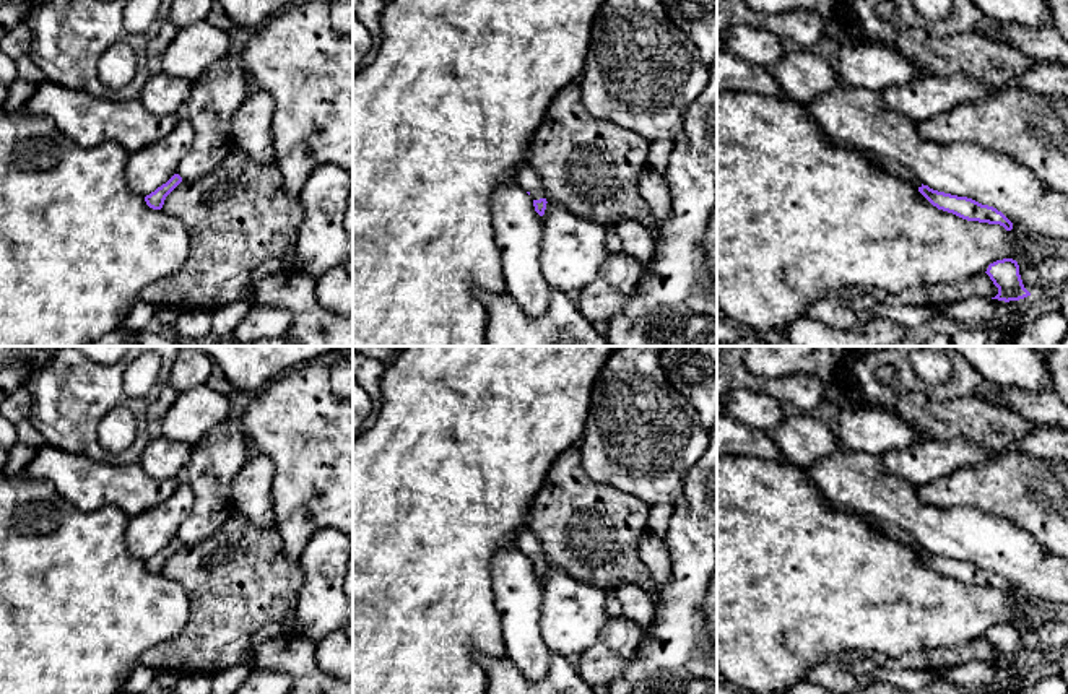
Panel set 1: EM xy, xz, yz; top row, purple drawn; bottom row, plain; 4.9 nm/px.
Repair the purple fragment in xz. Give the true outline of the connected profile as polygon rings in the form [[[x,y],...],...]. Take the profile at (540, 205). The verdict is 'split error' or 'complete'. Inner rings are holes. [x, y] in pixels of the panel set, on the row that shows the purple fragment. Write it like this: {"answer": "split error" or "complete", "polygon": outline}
{"answer": "split error", "polygon": [[[525,159],[517,172],[515,172],[515,179],[514,179],[522,189],[527,190],[527,193],[532,197],[533,200],[533,206],[535,211],[543,216],[545,210],[546,210],[546,198],[545,198],[545,192],[543,192],[543,185],[541,185],[541,179],[536,174],[535,167],[530,164],[528,159]]]}

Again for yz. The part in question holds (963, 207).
{"answer": "split error", "polygon": [[[858,150],[868,161],[871,161],[875,166],[888,171],[889,174],[904,179],[910,184],[914,184],[918,192],[938,210],[953,213],[962,219],[967,221],[979,221],[979,223],[988,223],[988,224],[1000,224],[1006,231],[1013,229],[1013,223],[996,208],[982,205],[972,198],[967,197],[957,197],[944,192],[938,192],[930,189],[928,185],[923,185],[907,167],[902,164],[886,159],[870,150]]]}

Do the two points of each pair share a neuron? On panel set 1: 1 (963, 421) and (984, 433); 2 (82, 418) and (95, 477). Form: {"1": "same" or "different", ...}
{"1": "same", "2": "different"}

